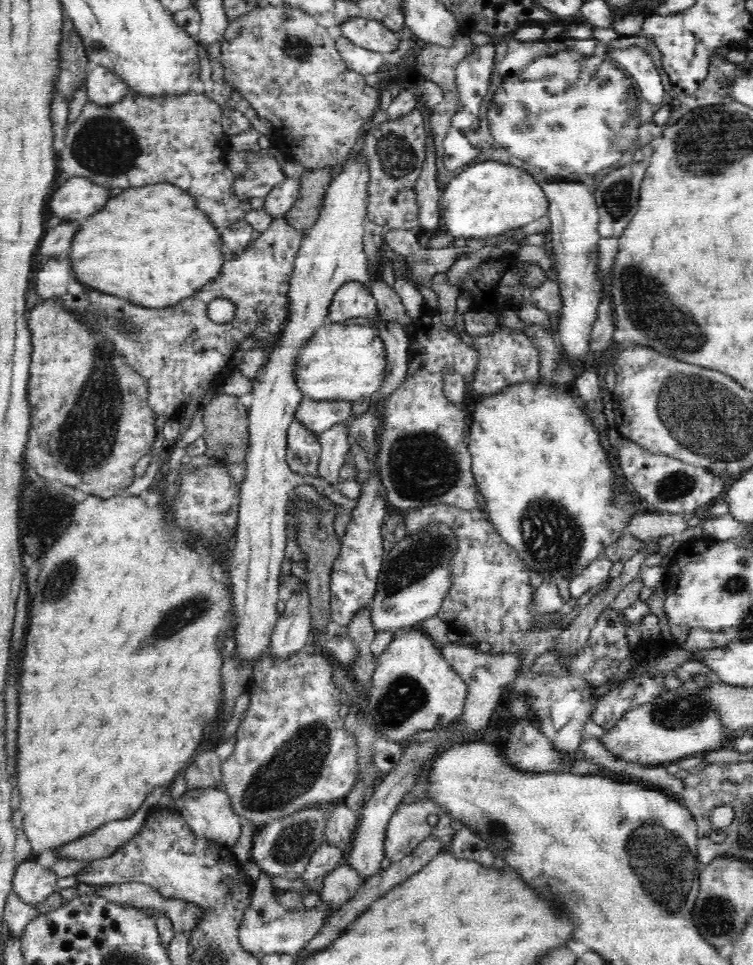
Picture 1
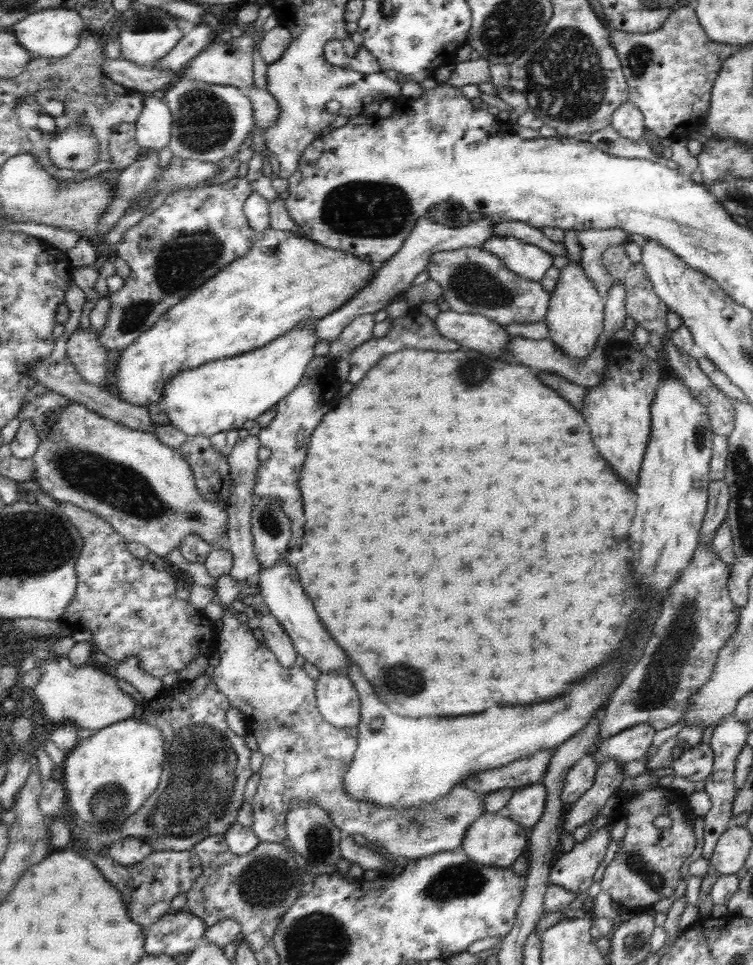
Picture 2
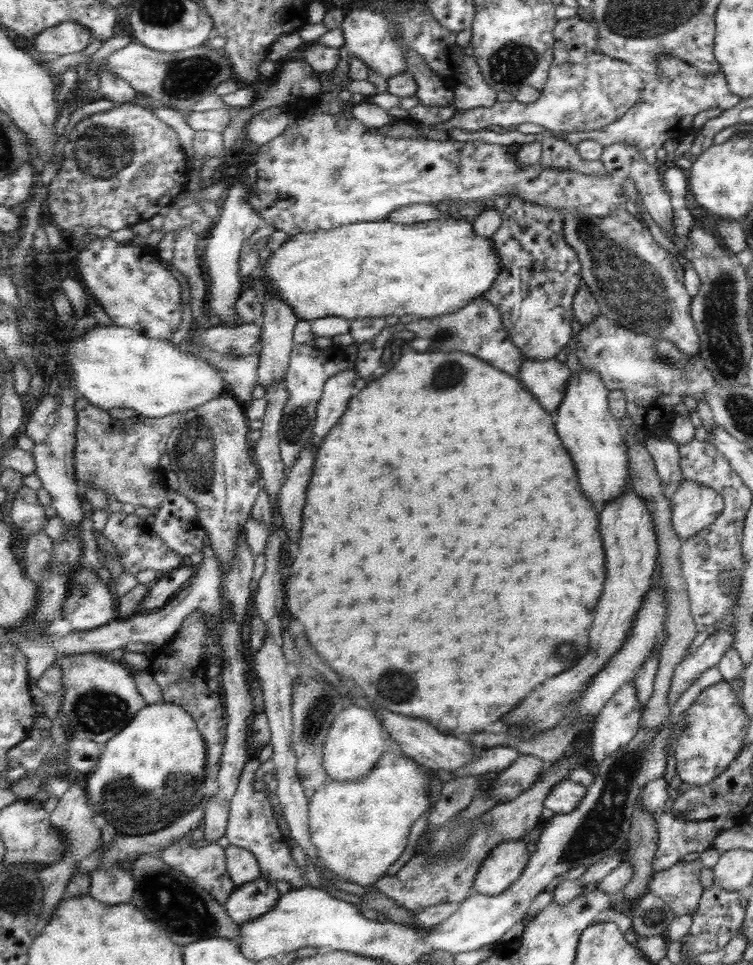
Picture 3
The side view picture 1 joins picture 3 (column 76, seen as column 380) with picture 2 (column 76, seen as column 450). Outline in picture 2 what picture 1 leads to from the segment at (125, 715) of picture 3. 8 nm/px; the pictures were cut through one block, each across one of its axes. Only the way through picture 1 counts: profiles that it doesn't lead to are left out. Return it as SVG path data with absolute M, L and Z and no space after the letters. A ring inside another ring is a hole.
M33 638L35 648L33 656L37 660L37 668L43 670L43 678L37 684L37 688L31 692L35 702L41 702L45 710L45 718L53 726L61 726L65 722L73 722L83 730L103 730L113 724L119 724L123 720L131 720L135 714L135 700L119 688L117 676L109 676L107 670L101 670L99 664L89 666L75 666L69 656L57 656L55 644L57 640L41 640Z

